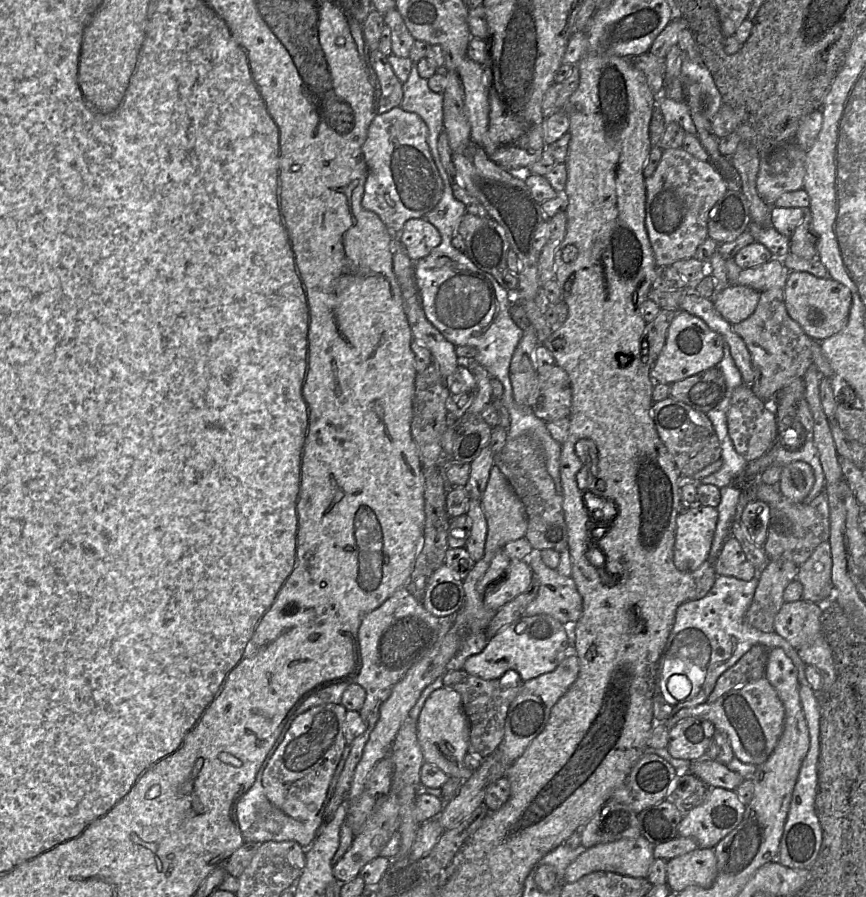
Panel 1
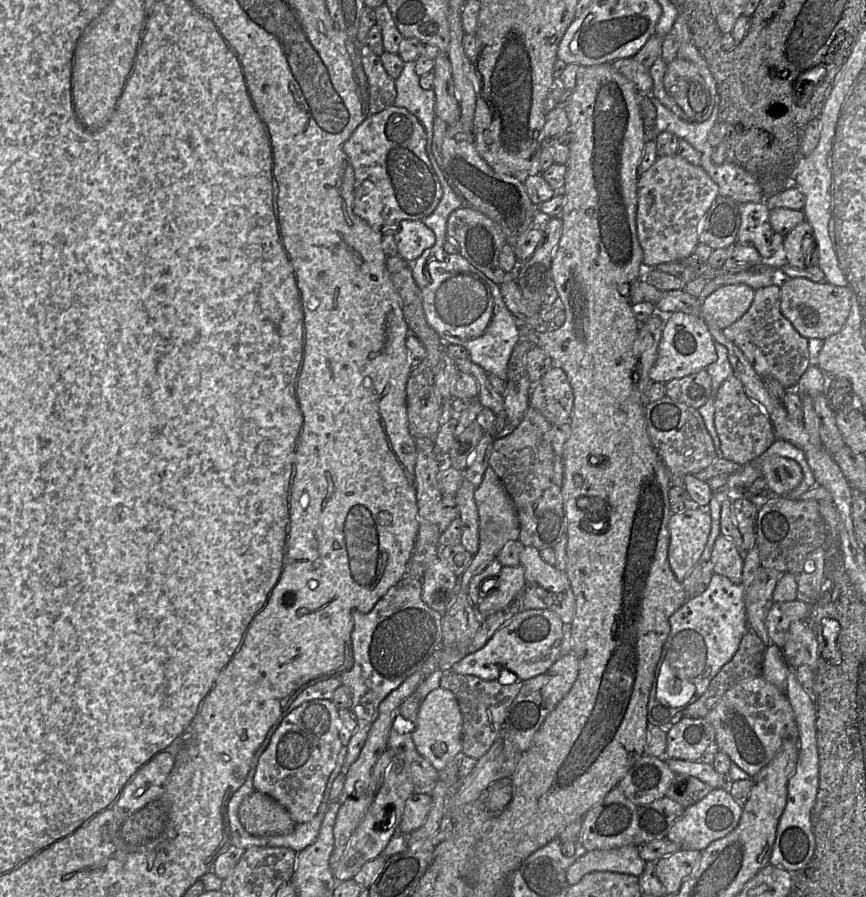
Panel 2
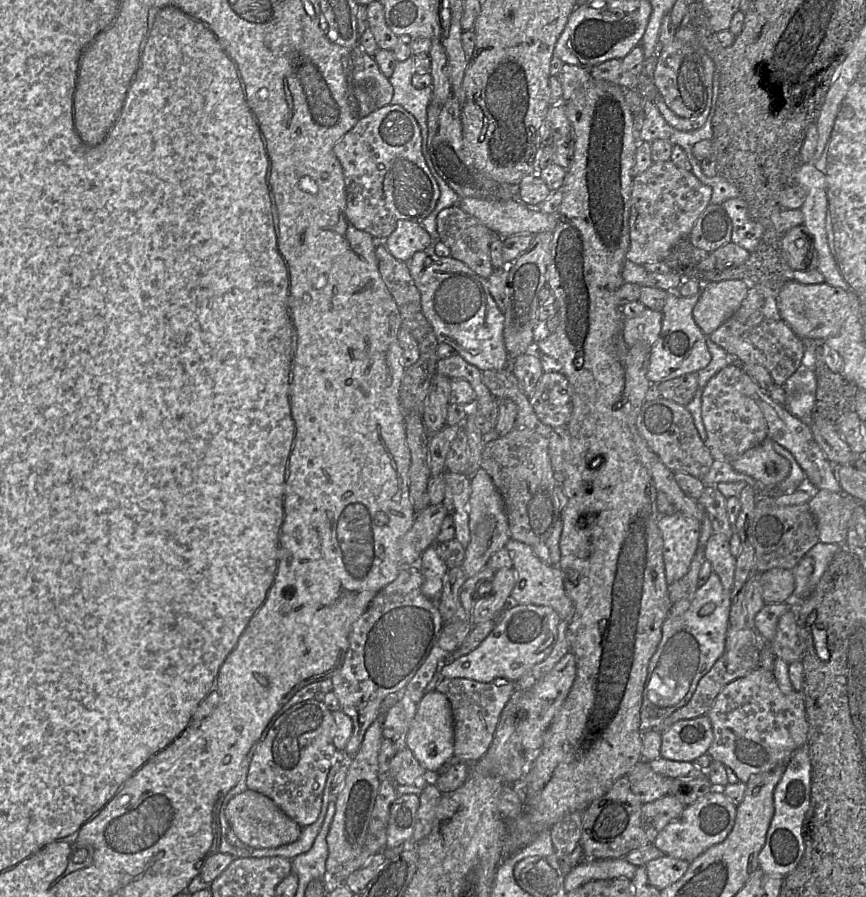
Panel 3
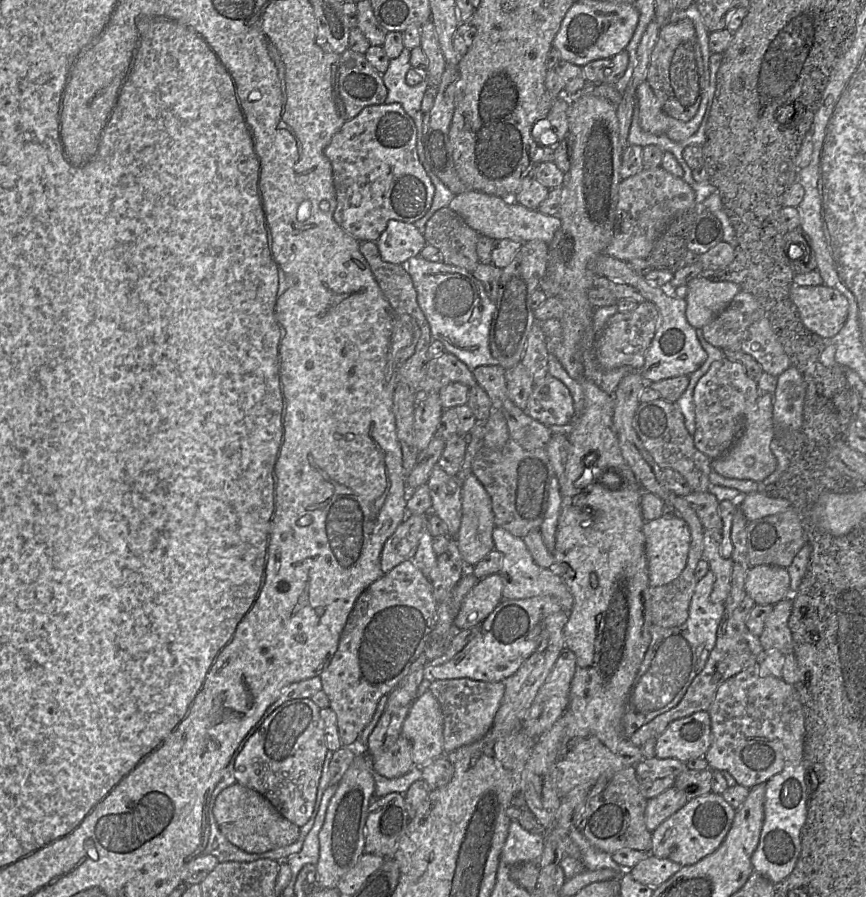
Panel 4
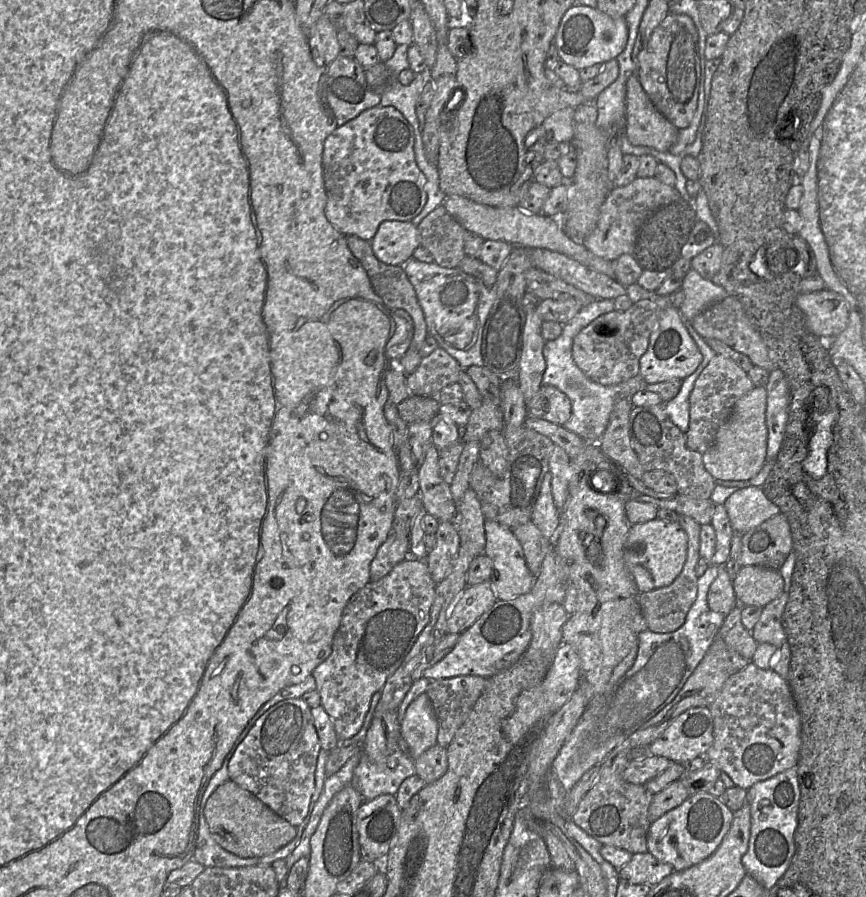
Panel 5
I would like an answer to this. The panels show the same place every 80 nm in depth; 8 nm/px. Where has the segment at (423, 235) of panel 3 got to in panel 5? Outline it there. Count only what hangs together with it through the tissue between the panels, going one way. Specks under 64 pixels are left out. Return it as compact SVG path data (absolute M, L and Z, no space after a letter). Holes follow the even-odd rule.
M383 221L370 241L376 258L388 265L404 265L420 245L417 227L411 221Z

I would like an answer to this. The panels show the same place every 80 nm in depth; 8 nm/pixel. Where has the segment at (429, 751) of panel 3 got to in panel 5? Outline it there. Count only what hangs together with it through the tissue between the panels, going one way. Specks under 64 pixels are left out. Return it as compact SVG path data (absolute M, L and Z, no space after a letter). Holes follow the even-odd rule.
M426 692L407 707L400 725L413 760L437 744L438 722Z

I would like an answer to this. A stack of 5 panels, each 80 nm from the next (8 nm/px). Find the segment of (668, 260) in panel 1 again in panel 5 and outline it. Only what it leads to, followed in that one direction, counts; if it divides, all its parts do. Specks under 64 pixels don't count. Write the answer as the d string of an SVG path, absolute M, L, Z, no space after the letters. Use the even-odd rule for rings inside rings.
M636 177L631 183L613 187L600 207L594 230L583 239L582 244L593 254L613 261L623 254L632 254L637 234L645 220L658 208L681 199L680 192L662 183L656 177Z

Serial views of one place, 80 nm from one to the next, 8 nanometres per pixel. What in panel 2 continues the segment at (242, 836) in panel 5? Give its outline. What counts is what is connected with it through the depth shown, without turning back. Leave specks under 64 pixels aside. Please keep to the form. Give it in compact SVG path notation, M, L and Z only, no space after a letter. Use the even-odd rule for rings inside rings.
M256 790L243 800L238 816L244 829L254 836L286 835L296 826L284 807Z

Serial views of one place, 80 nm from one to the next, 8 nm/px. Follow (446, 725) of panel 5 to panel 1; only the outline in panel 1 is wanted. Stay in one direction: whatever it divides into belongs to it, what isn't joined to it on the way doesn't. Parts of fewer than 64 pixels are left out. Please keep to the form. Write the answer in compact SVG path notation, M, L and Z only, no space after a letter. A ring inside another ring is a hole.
M463 670L446 671L442 681L443 688L452 689L461 696L463 710L469 722L468 753L483 760L496 751L502 742L508 708L524 682L519 679L514 680L514 684L505 684L508 680L504 678L484 680Z

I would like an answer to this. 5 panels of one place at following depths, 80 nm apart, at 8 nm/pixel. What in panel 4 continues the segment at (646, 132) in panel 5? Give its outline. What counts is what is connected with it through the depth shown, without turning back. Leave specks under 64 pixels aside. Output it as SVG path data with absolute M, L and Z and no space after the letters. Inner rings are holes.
M647 82L641 83L636 90L639 124L643 131L651 134L666 134L668 119Z

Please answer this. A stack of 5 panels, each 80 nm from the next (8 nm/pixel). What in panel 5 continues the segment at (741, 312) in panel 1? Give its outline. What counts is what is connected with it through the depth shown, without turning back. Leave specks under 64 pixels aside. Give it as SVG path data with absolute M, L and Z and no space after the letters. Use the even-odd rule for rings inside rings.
M692 268L686 273L681 289L685 297L679 310L684 320L689 322L728 296L724 288L704 279Z

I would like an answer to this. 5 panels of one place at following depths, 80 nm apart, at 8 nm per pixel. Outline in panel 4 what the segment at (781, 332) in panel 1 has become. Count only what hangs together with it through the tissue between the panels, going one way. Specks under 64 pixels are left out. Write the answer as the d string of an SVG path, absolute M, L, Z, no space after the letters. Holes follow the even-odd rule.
M740 291L729 305L711 322L701 328L707 342L719 349L731 349L750 355L764 372L778 377L791 367L788 355L773 333L766 311L750 293Z

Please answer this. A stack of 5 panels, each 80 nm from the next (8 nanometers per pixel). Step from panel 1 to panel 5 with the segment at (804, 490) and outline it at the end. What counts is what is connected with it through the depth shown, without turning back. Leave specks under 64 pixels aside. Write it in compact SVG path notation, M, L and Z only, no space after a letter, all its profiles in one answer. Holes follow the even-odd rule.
M754 387L735 404L727 422L717 432L714 444L702 454L705 469L716 481L746 481L755 477L766 461L768 429L767 391Z

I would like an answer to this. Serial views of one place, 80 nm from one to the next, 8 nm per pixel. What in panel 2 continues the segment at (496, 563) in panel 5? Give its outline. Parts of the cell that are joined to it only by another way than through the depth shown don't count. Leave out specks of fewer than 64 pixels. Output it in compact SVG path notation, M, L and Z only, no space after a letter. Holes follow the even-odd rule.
M524 546L519 561L525 571L525 586L519 594L521 610L551 610L558 615L564 625L570 625L575 613L575 597L565 572L547 564L541 558L539 550L531 546Z

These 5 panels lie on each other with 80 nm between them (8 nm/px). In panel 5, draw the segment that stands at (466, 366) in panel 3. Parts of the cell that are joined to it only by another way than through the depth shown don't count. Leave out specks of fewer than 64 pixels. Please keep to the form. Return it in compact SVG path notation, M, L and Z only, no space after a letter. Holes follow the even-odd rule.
M441 347L422 358L417 369L406 377L412 395L436 397L447 385L458 382L461 366Z

